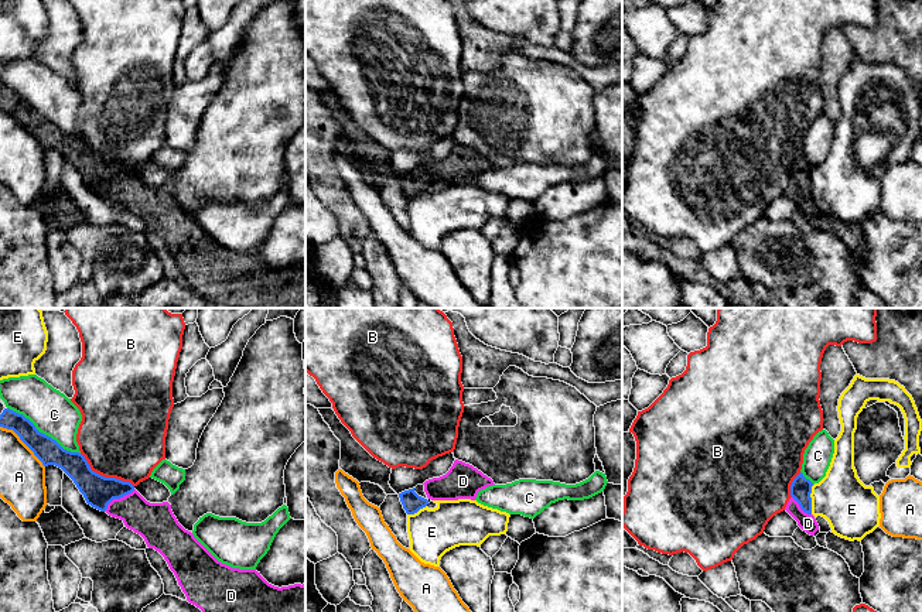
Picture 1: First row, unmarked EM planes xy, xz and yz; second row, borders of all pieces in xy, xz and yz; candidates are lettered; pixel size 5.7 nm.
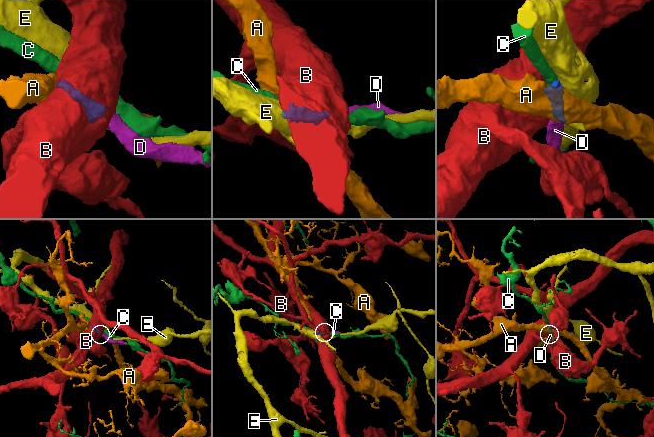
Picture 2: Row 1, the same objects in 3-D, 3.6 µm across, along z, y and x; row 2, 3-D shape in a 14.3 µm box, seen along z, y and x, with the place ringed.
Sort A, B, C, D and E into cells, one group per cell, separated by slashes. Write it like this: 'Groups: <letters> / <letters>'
Groups: A / B / C / D / E

